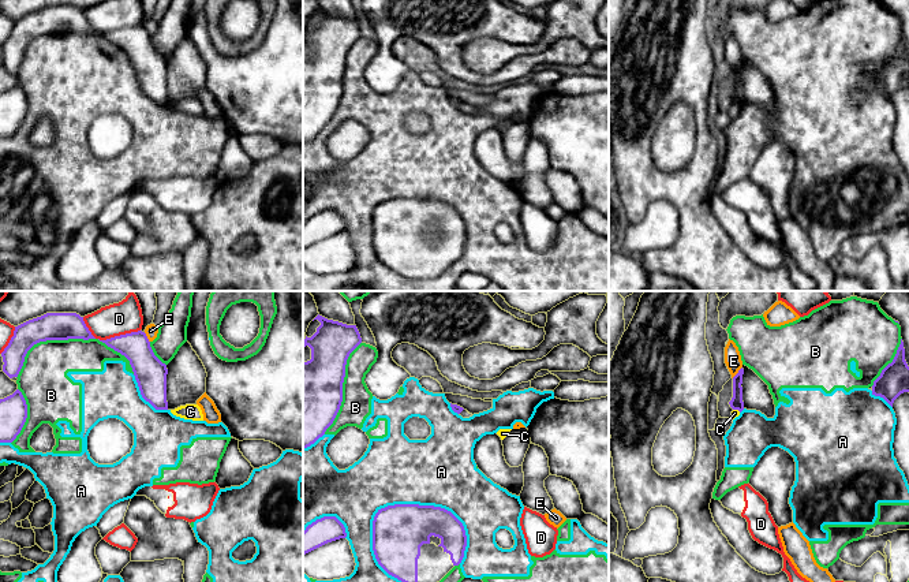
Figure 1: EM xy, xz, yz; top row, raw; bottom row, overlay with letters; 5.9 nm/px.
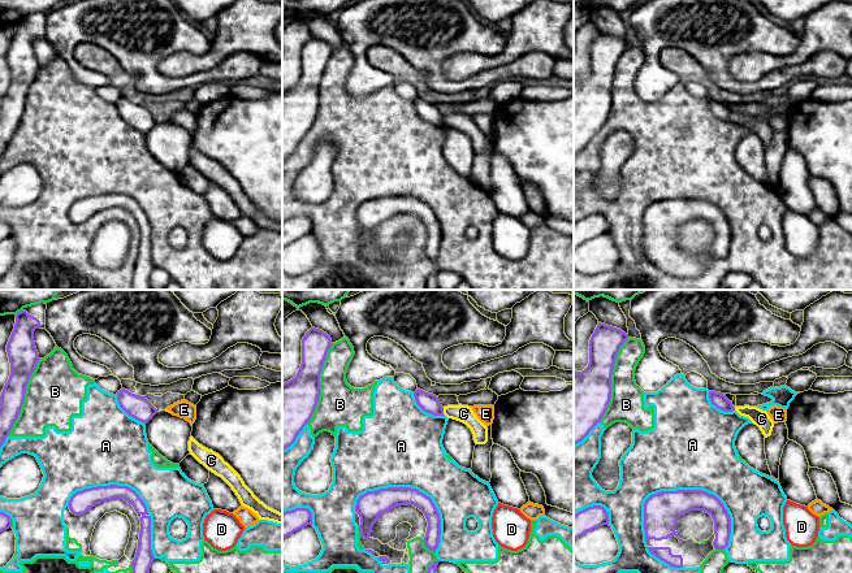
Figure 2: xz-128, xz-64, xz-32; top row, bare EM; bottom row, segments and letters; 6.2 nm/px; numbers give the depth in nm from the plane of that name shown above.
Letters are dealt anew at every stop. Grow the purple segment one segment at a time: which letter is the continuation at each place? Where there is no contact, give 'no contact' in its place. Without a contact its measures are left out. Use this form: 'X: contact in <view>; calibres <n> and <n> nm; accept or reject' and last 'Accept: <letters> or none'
A: contact in xz; calibres 320 and 420 nm; reject
B: contact in xy; calibres 160 and 300 nm; reject
C: contact in yz; calibres 80 and 50 nm; reject
D: contact in xy; calibres 170 and 190 nm; reject
E: contact in yz; calibres 80 and 100 nm; reject
Accept: none

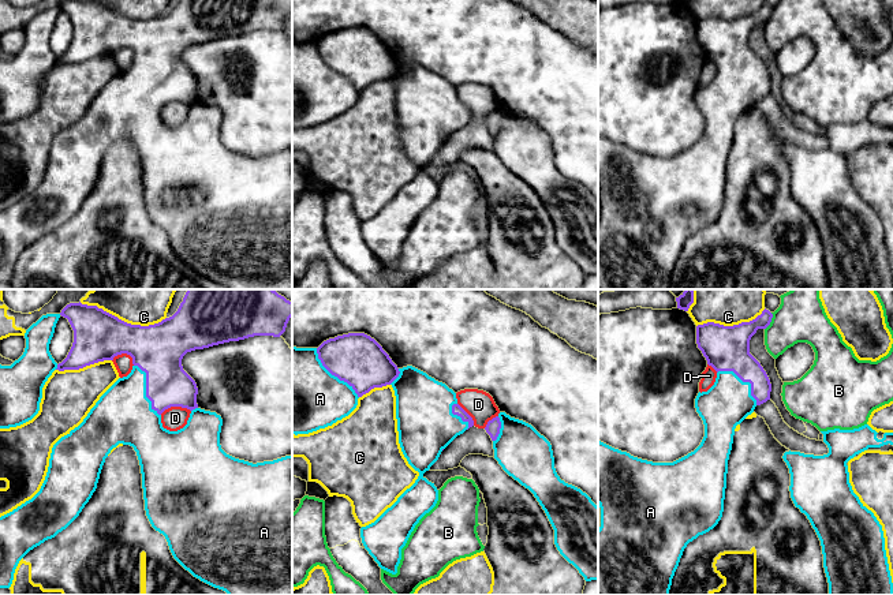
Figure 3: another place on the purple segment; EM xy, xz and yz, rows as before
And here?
A: contact in xy; calibres 300 and 340 nm; accept
B: contact in yz; calibres 190 and 220 nm; reject
C: contact in xy; calibres 300 and 120 nm; reject
D: contact in xy; calibres 260 and 140 nm; reject
Accept: A

